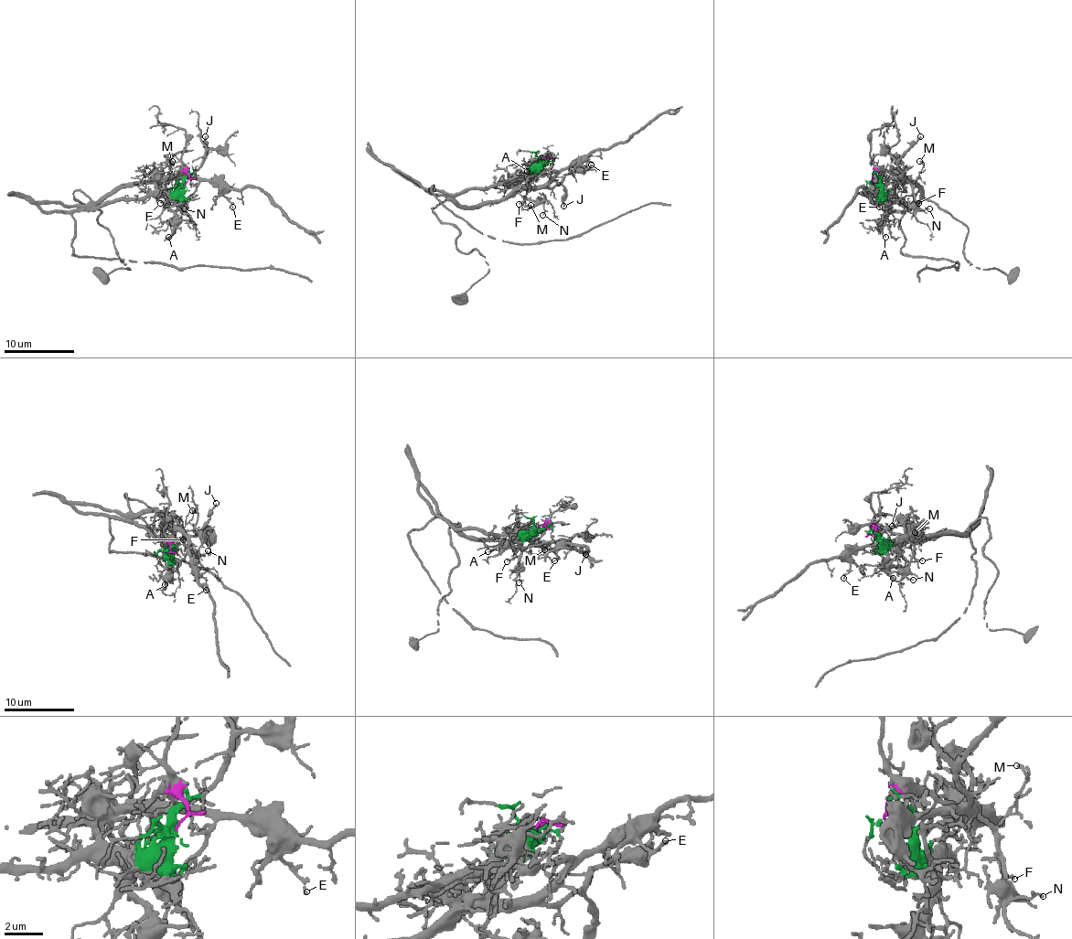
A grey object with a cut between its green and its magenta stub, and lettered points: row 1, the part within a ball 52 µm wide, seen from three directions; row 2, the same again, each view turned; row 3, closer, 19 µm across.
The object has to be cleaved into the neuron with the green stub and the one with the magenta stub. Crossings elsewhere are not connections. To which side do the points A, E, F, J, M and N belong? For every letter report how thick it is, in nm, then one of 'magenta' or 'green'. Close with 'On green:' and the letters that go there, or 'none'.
A: 100 nm thick; green
E: 140 nm thick; magenta
F: 90 nm thick; magenta
J: 160 nm thick; magenta
M: 120 nm thick; magenta
N: 130 nm thick; magenta
On green: A

